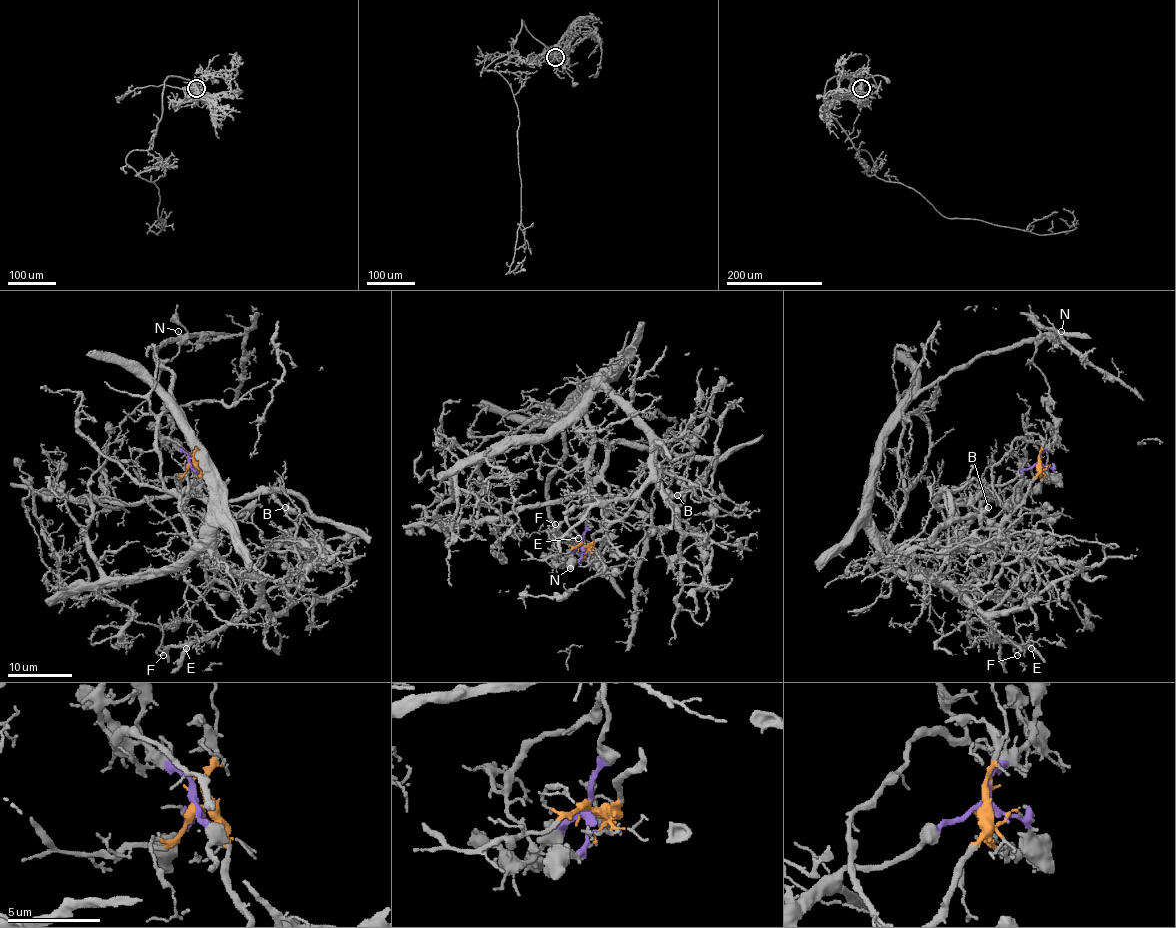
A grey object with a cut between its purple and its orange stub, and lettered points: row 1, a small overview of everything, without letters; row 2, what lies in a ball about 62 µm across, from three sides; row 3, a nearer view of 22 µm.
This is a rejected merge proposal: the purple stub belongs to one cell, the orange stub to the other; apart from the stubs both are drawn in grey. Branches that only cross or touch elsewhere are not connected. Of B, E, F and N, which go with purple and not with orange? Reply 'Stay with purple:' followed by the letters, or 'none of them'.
Stay with purple: B, N

